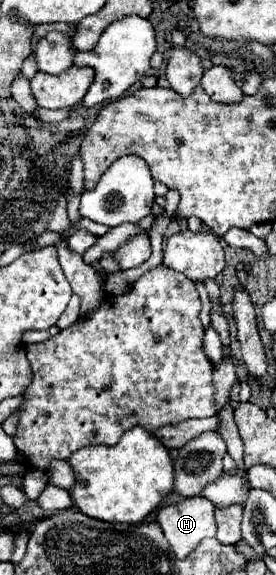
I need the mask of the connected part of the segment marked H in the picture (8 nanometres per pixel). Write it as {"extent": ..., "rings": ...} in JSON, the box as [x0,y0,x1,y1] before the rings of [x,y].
{"extent":[157,496,217,558],"rings":[[[199,496],[187,498],[181,504],[167,506],[157,512],[157,522],[177,558],[189,556],[203,538],[215,536],[217,526],[213,512],[215,506]]]}

